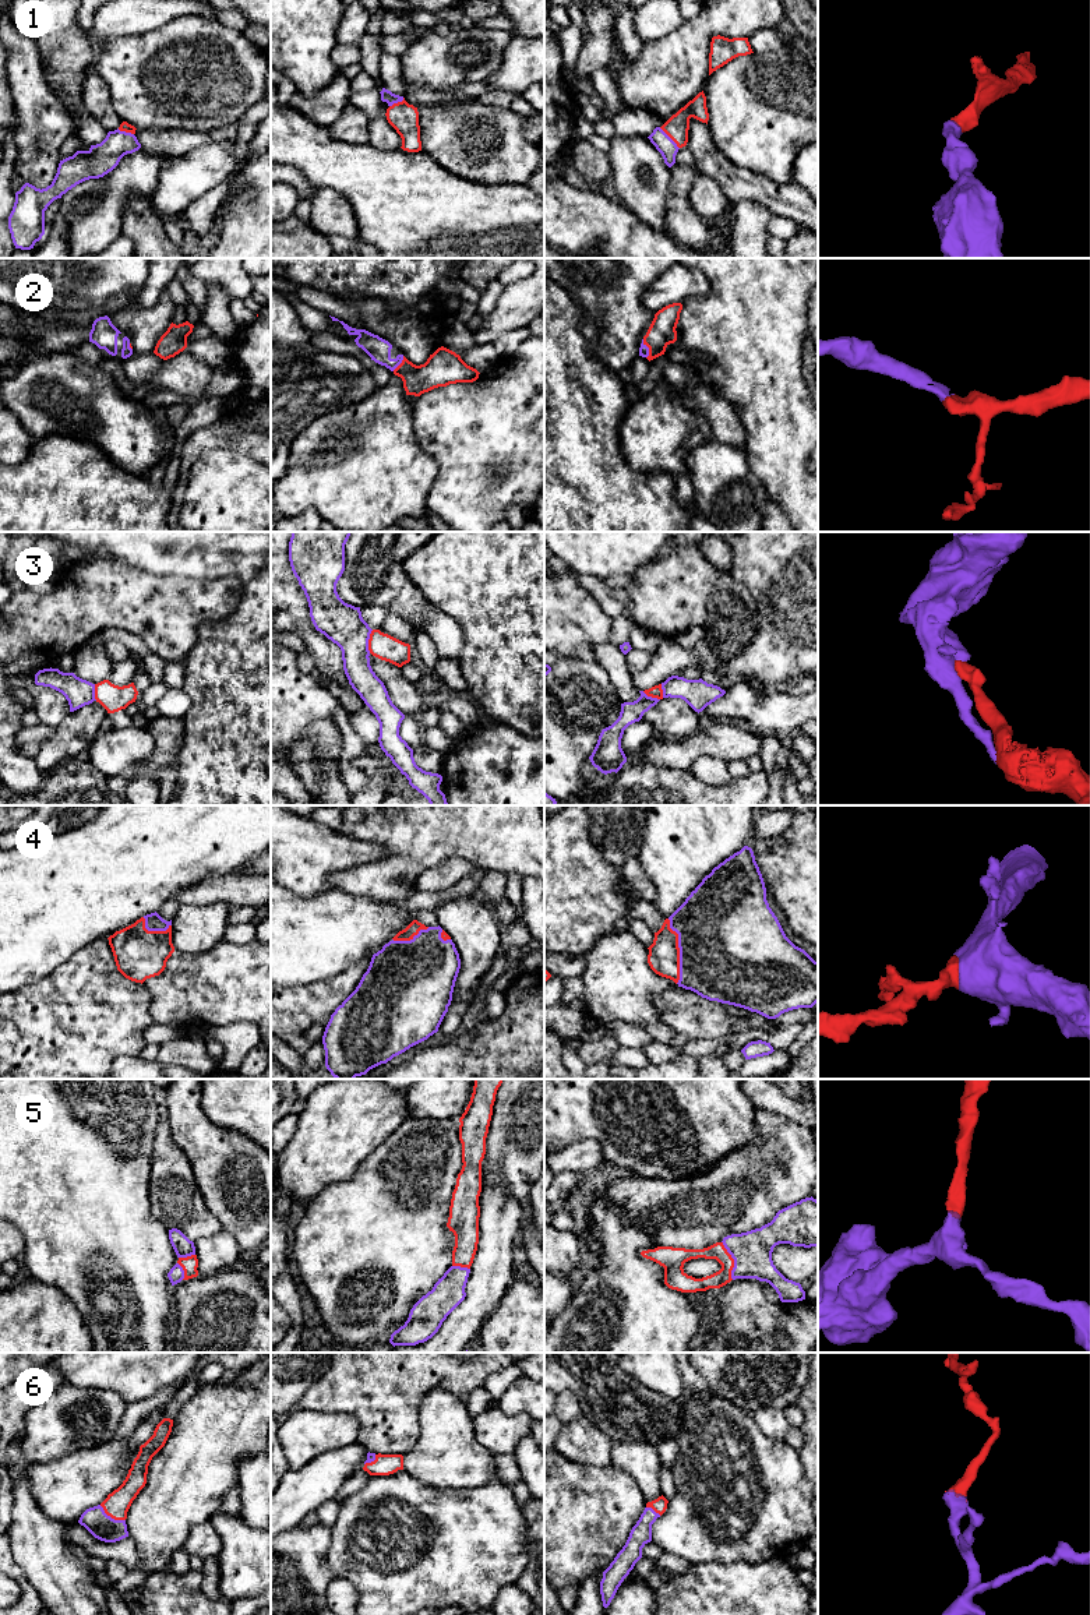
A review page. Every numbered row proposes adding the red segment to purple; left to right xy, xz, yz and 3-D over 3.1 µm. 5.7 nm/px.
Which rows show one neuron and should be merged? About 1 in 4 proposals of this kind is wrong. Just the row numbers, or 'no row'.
1, 2, 4, 5, 6

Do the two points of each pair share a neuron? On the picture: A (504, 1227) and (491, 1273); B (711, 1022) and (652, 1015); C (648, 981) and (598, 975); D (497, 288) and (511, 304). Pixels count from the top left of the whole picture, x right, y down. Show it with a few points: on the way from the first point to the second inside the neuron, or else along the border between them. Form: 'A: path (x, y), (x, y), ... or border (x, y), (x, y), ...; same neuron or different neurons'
A: path (497, 1238), (493, 1262); same neuron
B: border (674, 987), (663, 990), (655, 998), (658, 1021); different neurons
C: path (635, 981), (620, 981), (610, 975); same neuron
D: border (505, 286), (497, 306), (482, 317); different neurons

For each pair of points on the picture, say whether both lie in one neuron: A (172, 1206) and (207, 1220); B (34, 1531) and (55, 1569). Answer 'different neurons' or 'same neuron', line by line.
A: same neuron
B: same neuron

